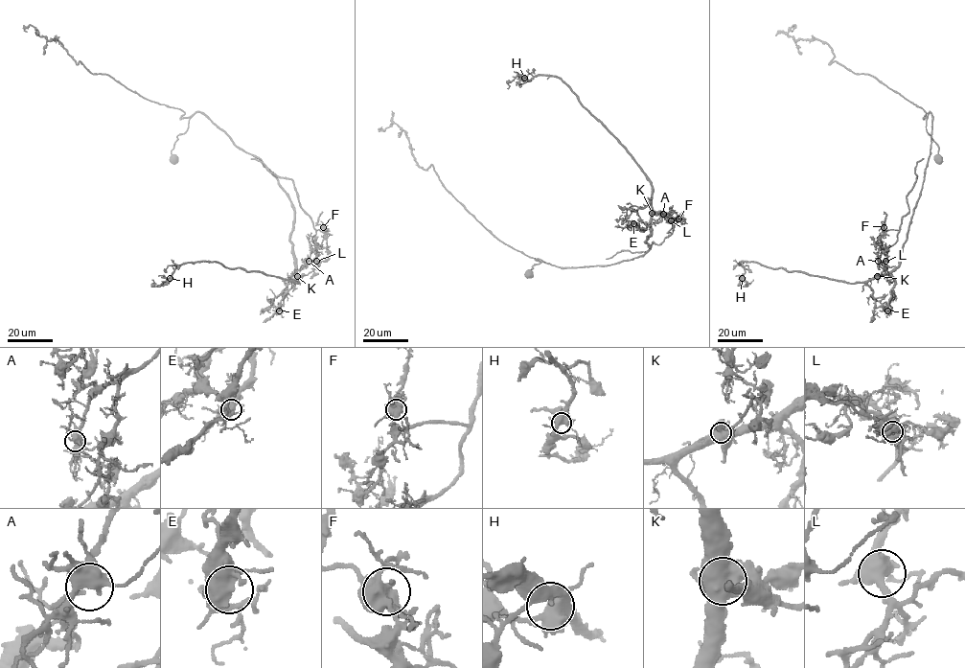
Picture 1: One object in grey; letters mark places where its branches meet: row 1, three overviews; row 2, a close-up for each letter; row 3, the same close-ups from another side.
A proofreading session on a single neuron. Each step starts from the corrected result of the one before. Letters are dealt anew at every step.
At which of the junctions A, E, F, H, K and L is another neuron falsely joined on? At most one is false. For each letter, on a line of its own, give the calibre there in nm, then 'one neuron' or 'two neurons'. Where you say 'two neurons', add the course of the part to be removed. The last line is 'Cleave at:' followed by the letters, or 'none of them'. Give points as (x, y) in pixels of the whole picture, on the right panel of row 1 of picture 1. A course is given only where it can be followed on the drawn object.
A: calibre 550 nm; one neuron
E: calibre 600 nm; one neuron
F: calibre 600 nm; one neuron
H: calibre 550 nm; one neuron
K: calibre 700 nm; two neurons; course (877, 276), (908, 211), (907, 195), (916, 180), (917, 162), (924, 158)
L: calibre 650 nm; one neuron
Cleave at: K

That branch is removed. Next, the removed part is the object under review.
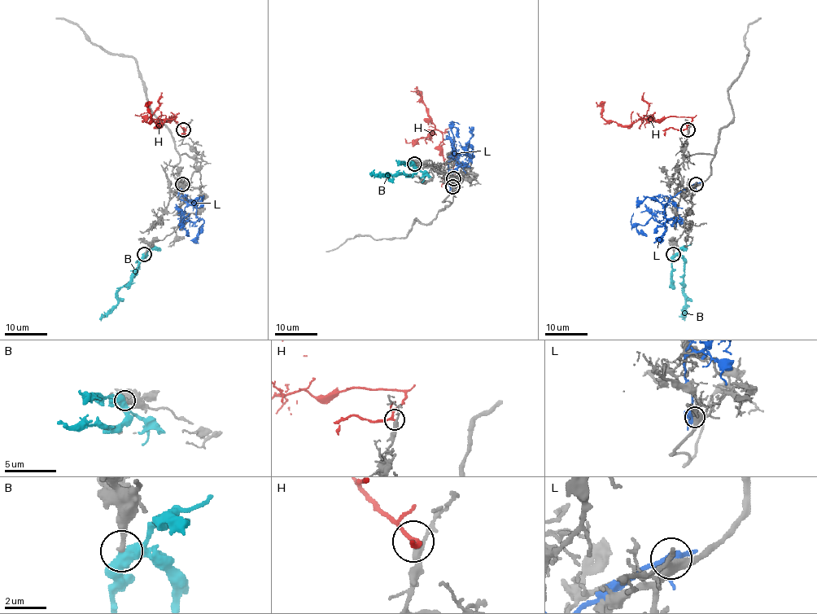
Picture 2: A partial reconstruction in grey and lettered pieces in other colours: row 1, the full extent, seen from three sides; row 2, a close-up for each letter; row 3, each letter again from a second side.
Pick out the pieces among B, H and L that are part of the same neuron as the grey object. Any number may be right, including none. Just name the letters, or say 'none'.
none

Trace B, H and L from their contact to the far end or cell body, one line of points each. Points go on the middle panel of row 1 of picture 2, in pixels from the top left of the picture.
B: (414, 164), (414, 172), (411, 175), (374, 176), (369, 173)
H: (454, 178), (442, 182), (444, 159), (439, 146), (442, 134), (431, 120), (417, 86)
L: (452, 186), (448, 163), (456, 156), (452, 153), (452, 121), (459, 124)

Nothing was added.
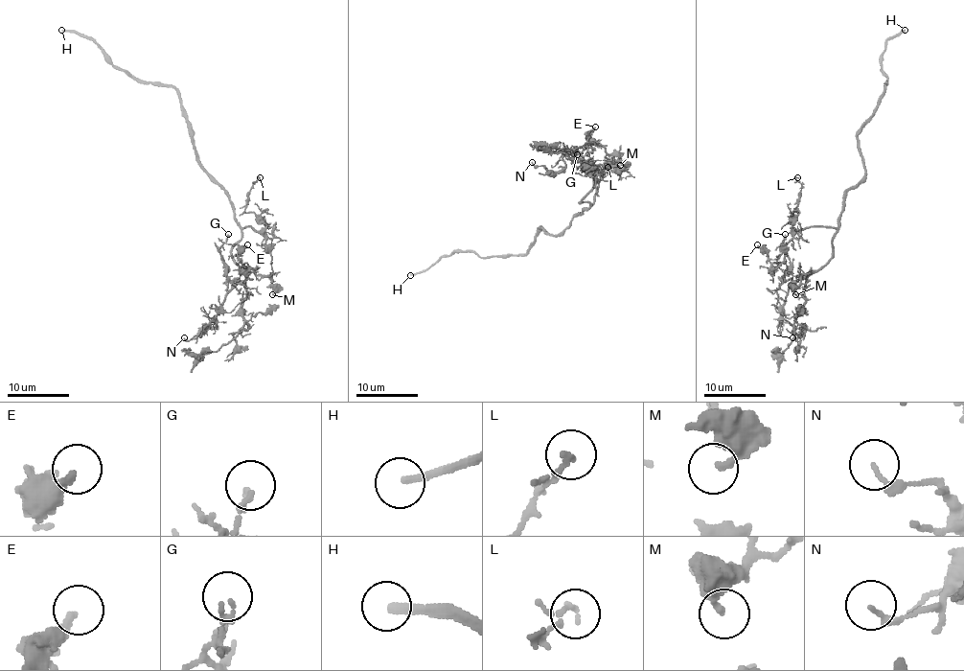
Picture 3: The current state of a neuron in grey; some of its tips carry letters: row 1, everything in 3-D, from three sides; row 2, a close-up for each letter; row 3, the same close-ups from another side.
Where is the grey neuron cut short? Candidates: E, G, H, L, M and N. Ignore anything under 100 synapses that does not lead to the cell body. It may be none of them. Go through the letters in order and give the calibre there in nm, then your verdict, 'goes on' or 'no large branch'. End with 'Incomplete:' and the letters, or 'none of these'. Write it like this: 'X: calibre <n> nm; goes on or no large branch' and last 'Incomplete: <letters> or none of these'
E: calibre 240 nm; no large branch
G: calibre 160 nm; no large branch
H: calibre 240 nm; goes on
L: calibre 110 nm; no large branch
M: calibre 180 nm; no large branch
N: calibre 110 nm; no large branch
Incomplete: H

